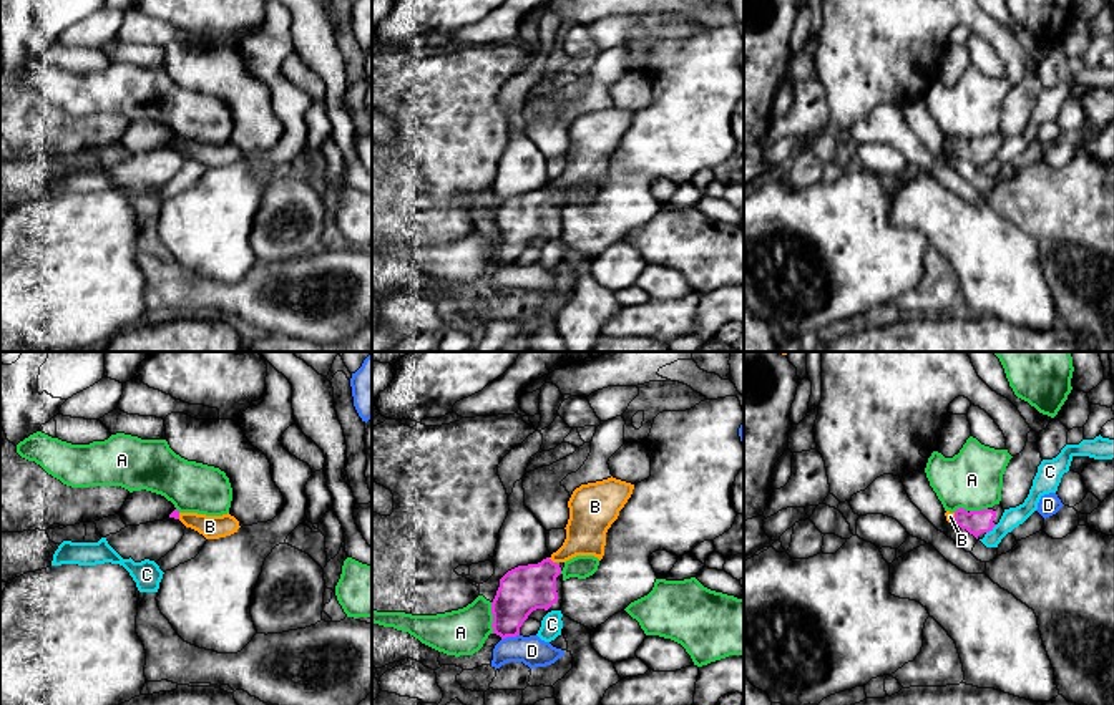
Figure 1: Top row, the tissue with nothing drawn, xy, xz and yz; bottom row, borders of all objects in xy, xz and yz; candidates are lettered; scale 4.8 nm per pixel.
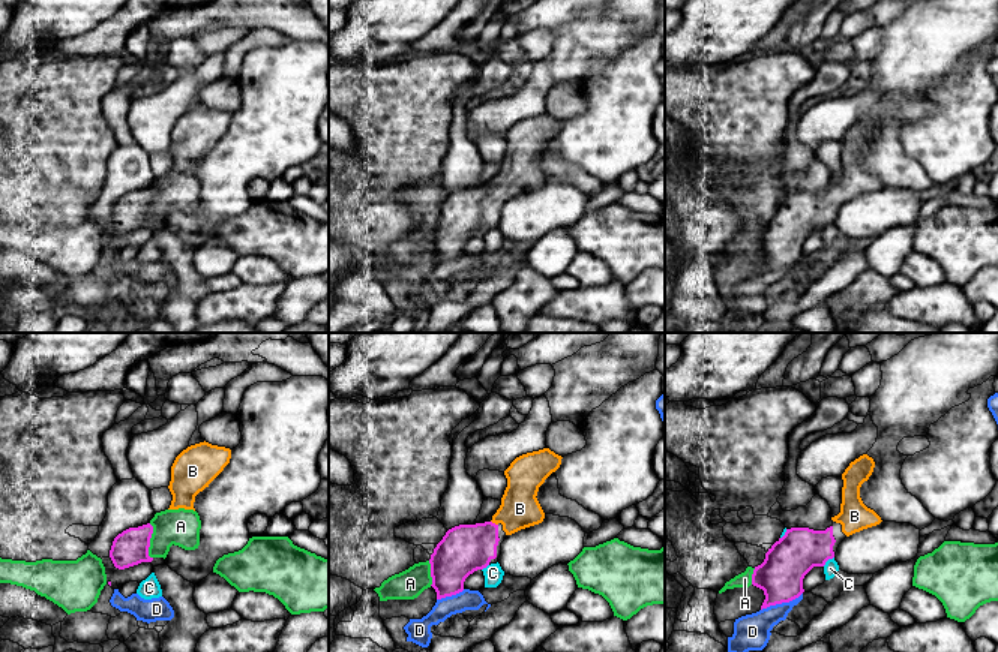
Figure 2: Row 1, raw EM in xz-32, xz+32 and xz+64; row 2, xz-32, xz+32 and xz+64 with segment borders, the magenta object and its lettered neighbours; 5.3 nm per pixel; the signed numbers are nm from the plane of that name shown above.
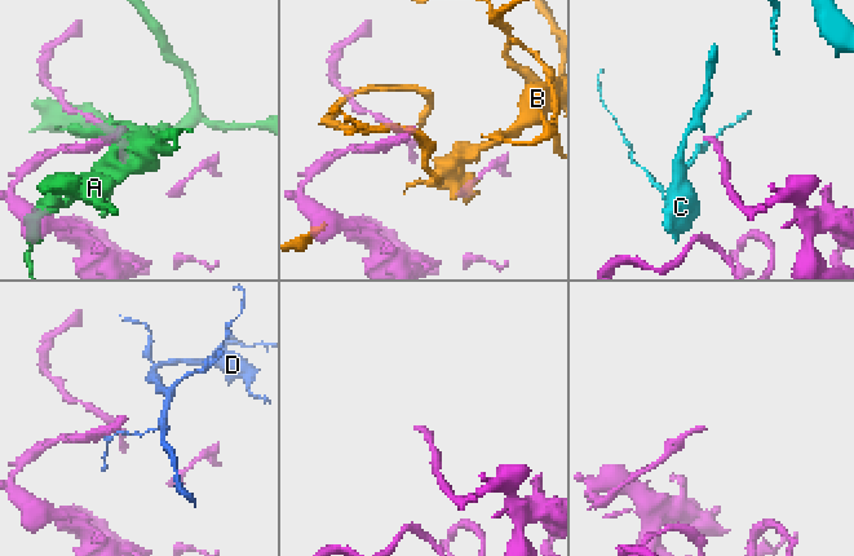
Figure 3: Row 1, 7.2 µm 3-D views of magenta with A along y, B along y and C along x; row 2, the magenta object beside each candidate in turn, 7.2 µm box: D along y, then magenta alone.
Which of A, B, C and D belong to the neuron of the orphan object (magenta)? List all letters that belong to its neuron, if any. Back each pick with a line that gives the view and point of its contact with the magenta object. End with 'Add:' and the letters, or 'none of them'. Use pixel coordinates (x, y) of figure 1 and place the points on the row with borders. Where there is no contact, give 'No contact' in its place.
B: Touches magenta at xz (550, 559)
Add: B

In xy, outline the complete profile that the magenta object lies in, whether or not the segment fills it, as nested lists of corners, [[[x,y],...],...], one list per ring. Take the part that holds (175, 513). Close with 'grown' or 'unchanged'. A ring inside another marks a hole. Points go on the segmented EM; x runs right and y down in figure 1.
[[[174,509],[169,518],[179,519],[186,528],[191,528],[203,534],[206,539],[219,539],[237,532],[239,521],[227,514],[206,516],[198,513],[179,513]]]; grown

